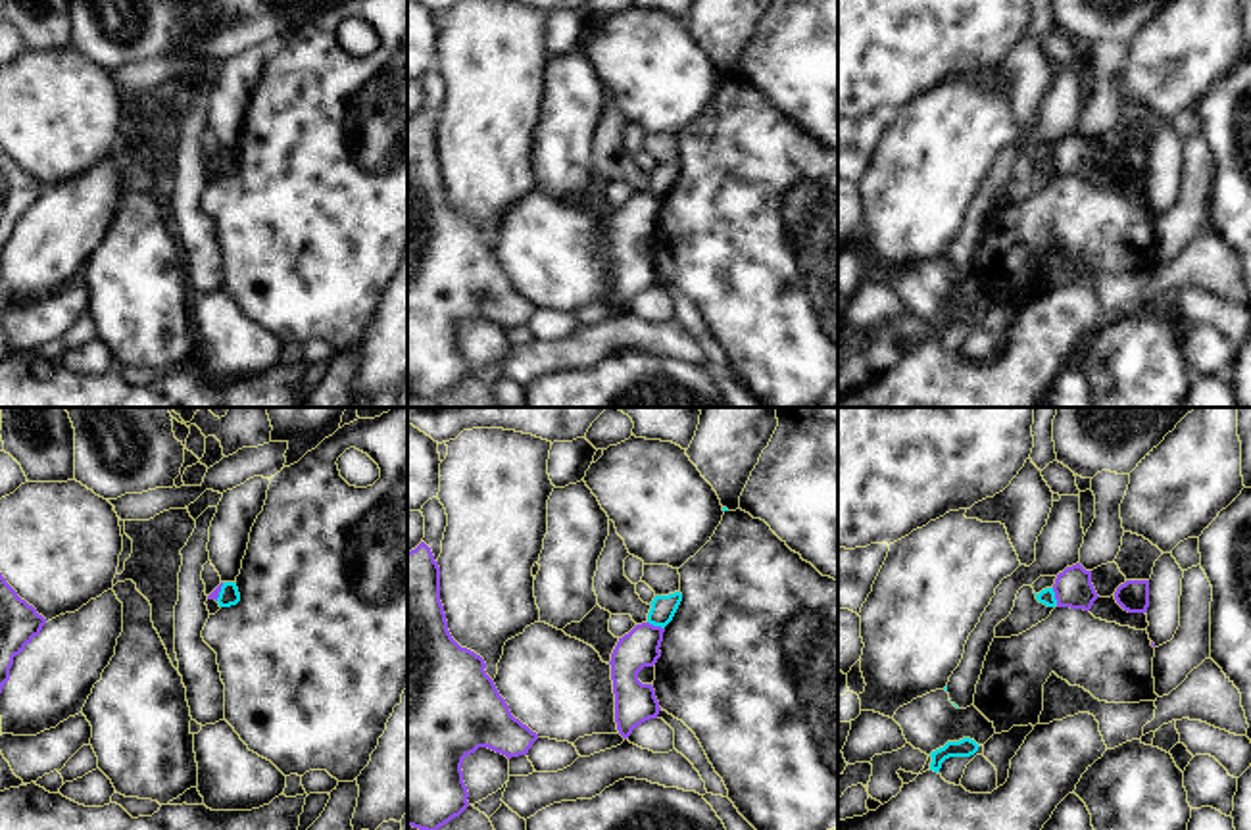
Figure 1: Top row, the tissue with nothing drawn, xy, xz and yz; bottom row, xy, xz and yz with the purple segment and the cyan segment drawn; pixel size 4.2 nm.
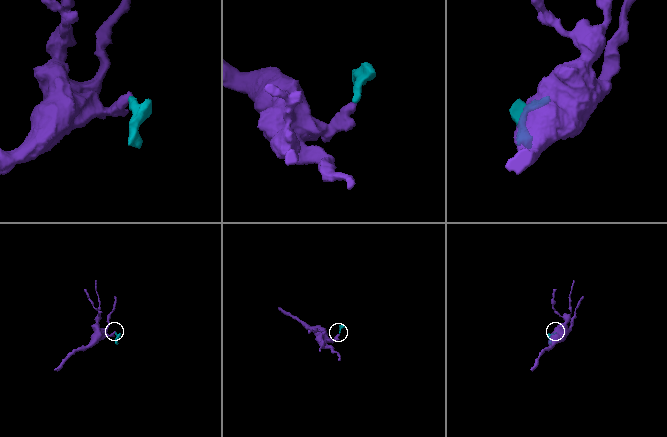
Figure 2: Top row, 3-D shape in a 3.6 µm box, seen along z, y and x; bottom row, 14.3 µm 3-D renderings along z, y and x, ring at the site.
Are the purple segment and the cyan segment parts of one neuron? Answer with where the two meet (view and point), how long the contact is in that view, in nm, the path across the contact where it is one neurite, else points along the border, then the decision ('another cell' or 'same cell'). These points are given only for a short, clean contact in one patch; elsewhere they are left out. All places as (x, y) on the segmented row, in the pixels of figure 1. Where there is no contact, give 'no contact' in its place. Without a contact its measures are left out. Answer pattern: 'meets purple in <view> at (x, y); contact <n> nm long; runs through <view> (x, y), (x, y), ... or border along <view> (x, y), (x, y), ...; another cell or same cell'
meets purple in xz at (656, 627); contact 80 nm long; border along xz (648, 621), (663, 629); another cell

